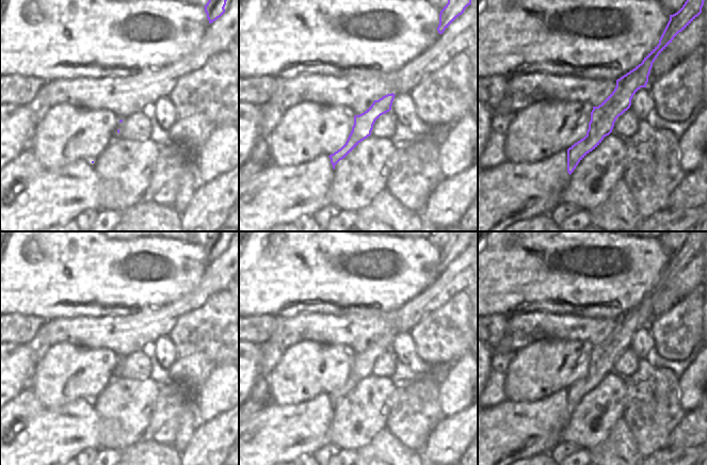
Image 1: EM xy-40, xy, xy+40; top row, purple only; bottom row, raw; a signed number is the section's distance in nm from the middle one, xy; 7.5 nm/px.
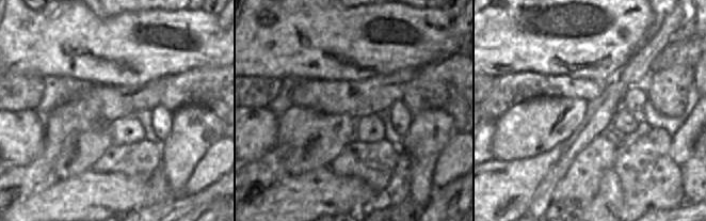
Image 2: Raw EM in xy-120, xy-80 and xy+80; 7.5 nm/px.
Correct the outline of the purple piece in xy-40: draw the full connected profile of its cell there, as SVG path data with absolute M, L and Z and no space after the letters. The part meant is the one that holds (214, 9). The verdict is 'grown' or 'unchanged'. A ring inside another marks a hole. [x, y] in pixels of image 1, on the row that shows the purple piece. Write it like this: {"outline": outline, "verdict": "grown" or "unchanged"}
{"outline": "M209 0L205 5L205 12L209 23L212 23L225 13L225 5L227 0Z", "verdict": "unchanged"}

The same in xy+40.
{"outline": "M687 0L677 13L670 15L659 44L641 64L616 80L614 91L598 107L593 107L587 135L567 149L569 175L578 163L612 132L616 118L630 108L633 95L641 87L646 87L653 63L657 57L702 13L704 1Z", "verdict": "unchanged"}

